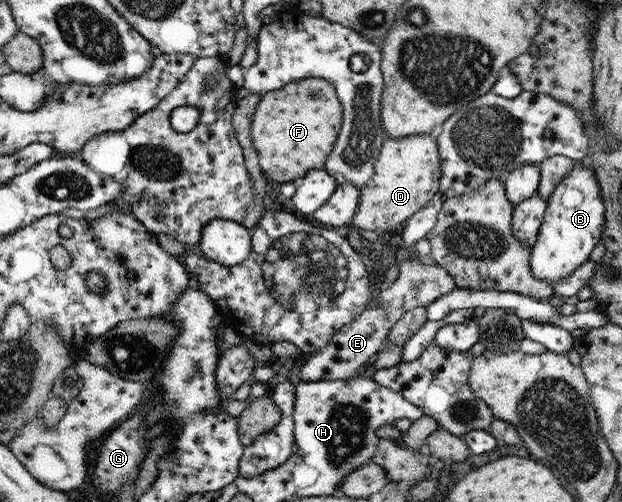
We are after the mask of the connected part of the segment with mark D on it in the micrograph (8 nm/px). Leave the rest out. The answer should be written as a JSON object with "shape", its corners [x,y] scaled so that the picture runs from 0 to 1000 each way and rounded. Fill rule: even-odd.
{"shape":[[[693,263],[617,279],[601,325],[600,353],[579,375],[580,390],[566,448],[585,460],[632,462],[693,398],[704,380],[709,355],[701,271],[703,263]]]}

